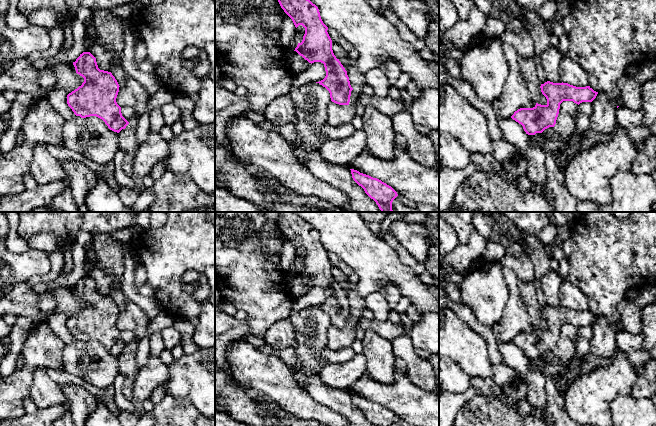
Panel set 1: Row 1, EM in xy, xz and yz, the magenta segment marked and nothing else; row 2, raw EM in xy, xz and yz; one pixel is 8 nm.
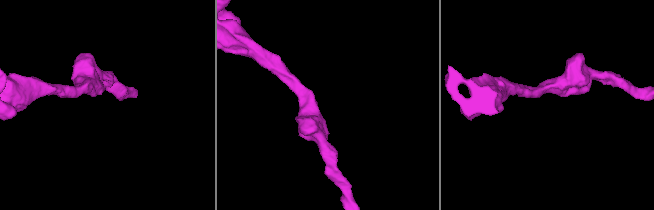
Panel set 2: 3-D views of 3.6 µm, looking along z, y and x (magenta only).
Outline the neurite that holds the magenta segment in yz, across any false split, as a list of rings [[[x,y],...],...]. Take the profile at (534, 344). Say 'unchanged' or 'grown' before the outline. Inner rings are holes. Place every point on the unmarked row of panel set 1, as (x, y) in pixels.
unchanged; [[[547,305],[540,312],[547,323],[546,329],[536,327],[533,332],[520,332],[511,340],[523,350],[528,359],[542,357],[545,353],[554,351],[563,325],[573,325],[579,329],[582,326],[592,326],[598,318],[590,310],[576,311],[563,306]]]

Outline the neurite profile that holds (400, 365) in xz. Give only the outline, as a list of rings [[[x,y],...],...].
[[[395,357],[395,362],[394,362],[395,370],[400,371],[406,375],[408,375],[407,372],[407,363],[405,362],[404,359]]]

